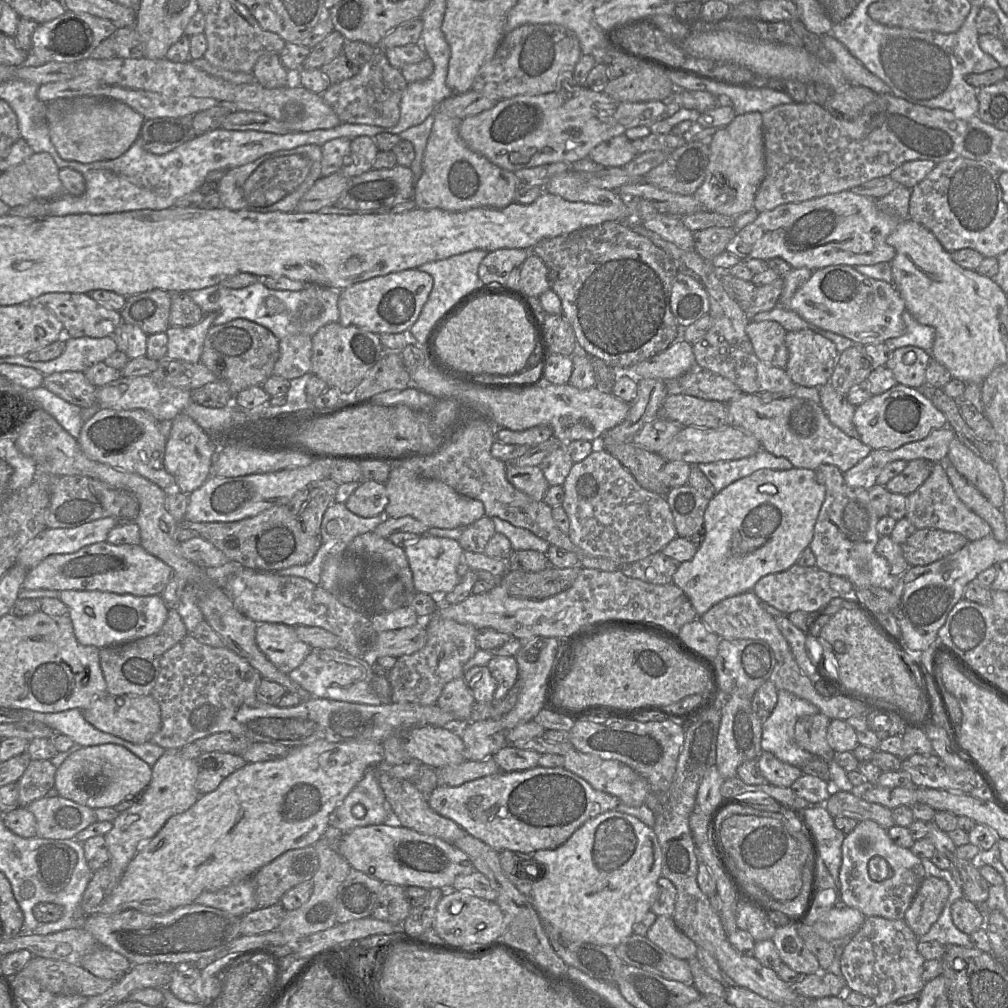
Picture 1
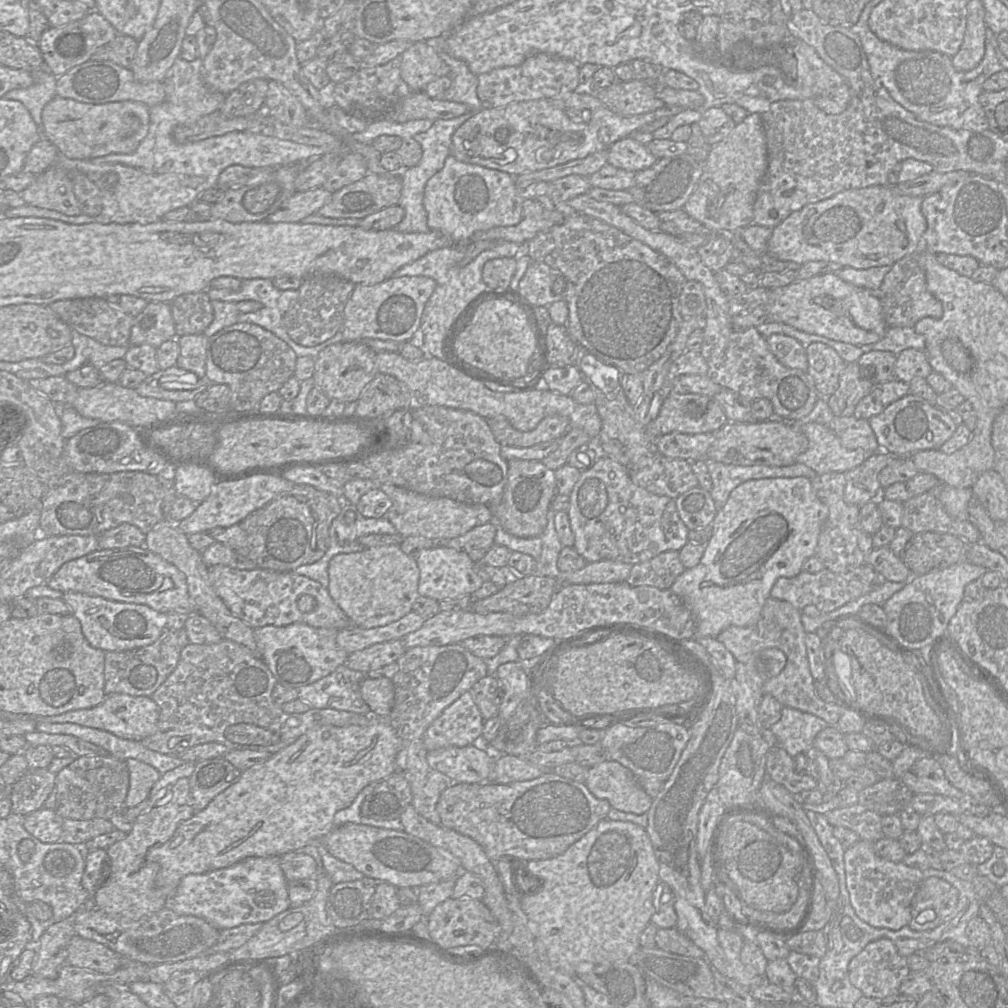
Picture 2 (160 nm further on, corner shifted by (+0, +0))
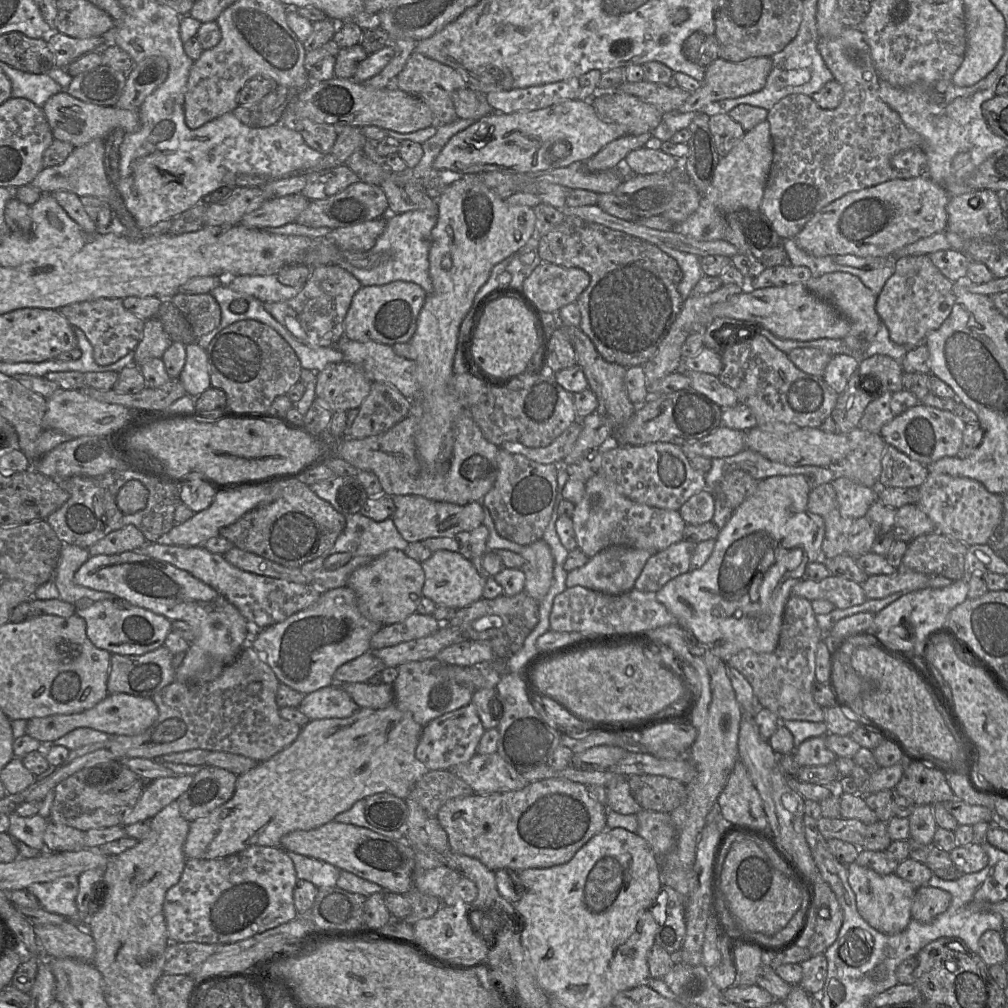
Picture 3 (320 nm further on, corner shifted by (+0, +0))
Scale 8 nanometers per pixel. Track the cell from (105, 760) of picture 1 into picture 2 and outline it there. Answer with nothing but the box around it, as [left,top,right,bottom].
[124,759,162,808]

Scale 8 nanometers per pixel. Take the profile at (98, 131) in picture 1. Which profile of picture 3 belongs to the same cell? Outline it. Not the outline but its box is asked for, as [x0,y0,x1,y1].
[42,91,141,147]

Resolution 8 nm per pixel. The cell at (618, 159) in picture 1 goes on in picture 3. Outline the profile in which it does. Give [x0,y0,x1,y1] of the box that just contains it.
[623,147,682,175]

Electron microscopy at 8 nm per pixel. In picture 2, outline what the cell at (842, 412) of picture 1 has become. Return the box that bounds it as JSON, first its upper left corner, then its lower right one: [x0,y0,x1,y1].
[829,415,880,455]

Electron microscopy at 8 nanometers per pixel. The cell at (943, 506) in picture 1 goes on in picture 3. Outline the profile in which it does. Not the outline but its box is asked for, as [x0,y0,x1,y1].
[892,504,936,542]

